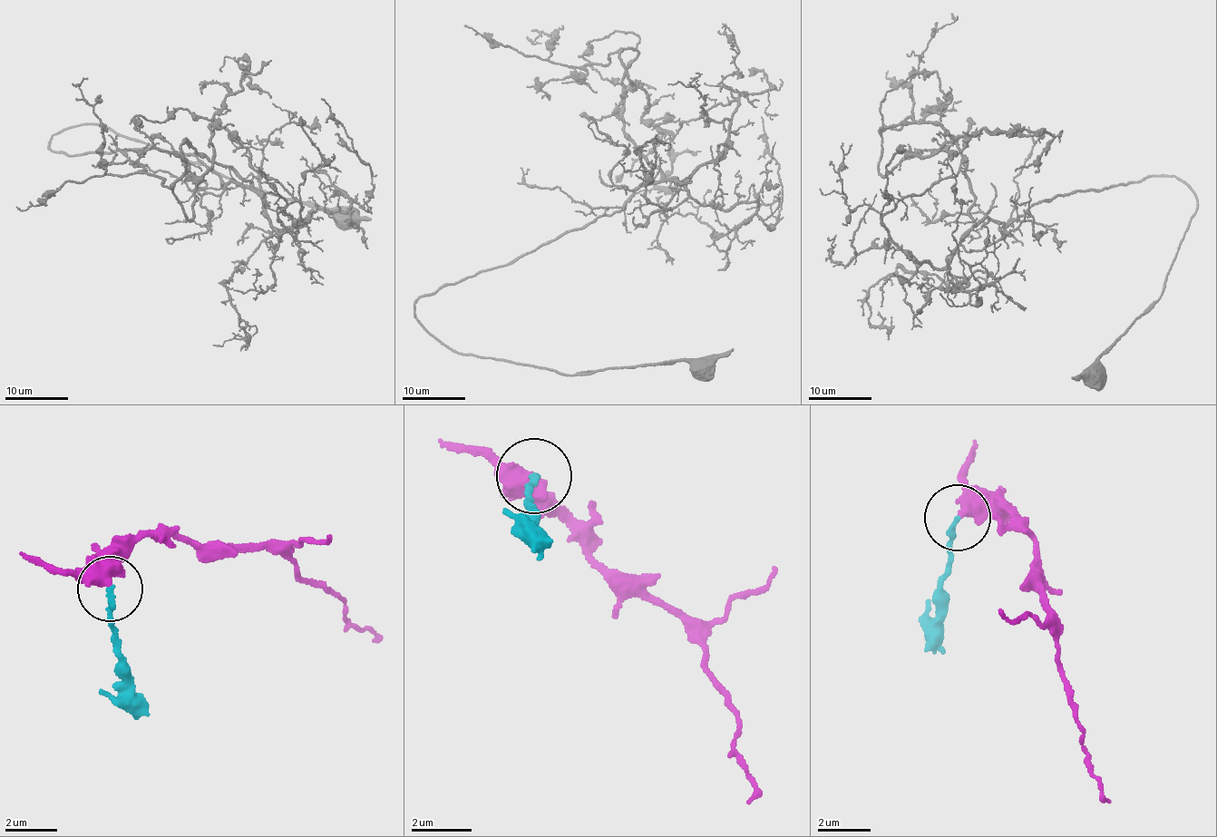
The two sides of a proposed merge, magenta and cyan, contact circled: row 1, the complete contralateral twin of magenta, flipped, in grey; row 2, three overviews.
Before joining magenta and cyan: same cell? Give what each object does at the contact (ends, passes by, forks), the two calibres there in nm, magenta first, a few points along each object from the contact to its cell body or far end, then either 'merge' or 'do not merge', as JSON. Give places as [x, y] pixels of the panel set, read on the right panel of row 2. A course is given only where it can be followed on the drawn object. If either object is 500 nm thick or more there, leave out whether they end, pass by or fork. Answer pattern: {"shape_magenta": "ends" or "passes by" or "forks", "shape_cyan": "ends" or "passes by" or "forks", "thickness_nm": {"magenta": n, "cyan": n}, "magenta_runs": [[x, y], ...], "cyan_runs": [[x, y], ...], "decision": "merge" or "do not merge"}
{"thickness_nm": {"magenta": 550, "cyan": 200}, "magenta_runs": [[956, 518], [988, 516], [1026, 527], [1043, 573], [1044, 609], [1080, 749], [1105, 804]], "cyan_runs": [[956, 518], [940, 618], [941, 656]], "decision": "merge"}

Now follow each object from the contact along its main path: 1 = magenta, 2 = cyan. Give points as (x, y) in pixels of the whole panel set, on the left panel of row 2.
1: (107, 590), (114, 568), (163, 531), (207, 544), (260, 549), (326, 589), (342, 622), (381, 641)
2: (107, 590), (117, 692), (144, 714)

